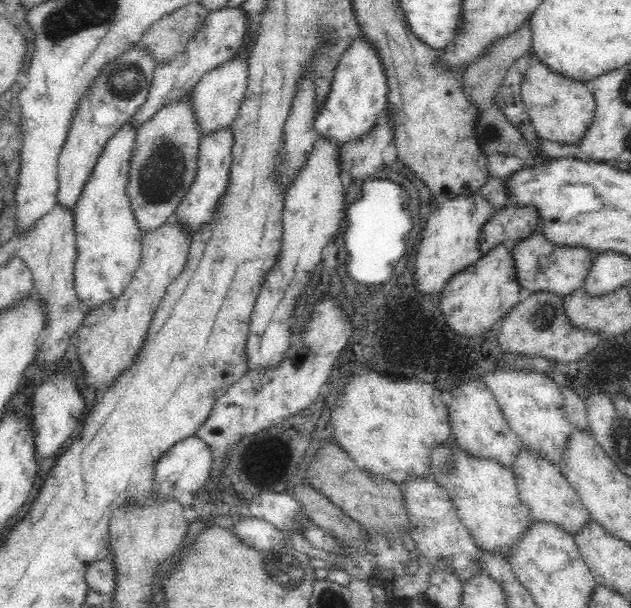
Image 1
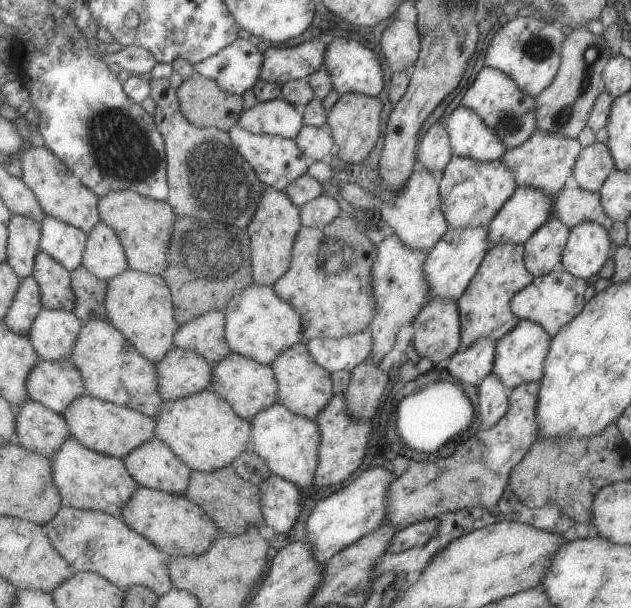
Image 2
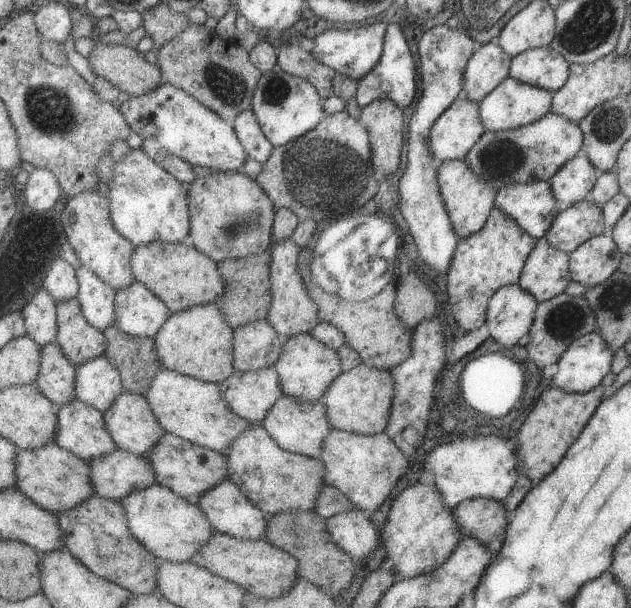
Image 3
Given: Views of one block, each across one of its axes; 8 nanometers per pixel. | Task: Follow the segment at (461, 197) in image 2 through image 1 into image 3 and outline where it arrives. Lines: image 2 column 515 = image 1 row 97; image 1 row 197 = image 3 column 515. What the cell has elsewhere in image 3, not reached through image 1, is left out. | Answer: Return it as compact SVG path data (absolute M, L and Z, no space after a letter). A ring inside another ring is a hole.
M548 113L532 124L503 131L484 131L463 158L483 181L499 191L505 186L533 181L549 181L572 157L581 153L582 133L577 123Z

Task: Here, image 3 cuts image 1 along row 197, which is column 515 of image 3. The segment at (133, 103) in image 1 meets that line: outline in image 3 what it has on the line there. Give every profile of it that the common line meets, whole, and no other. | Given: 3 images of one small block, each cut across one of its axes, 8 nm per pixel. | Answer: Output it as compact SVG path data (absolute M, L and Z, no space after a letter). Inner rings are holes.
M536 47L510 58L508 77L553 94L567 81L568 66L550 47Z

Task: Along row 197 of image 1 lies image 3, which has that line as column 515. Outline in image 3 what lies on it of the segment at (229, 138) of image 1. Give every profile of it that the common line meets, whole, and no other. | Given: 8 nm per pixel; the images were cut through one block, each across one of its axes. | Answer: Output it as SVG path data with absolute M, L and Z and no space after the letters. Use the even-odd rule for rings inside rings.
M547 181L516 183L496 192L494 206L533 238L545 236L557 210Z

